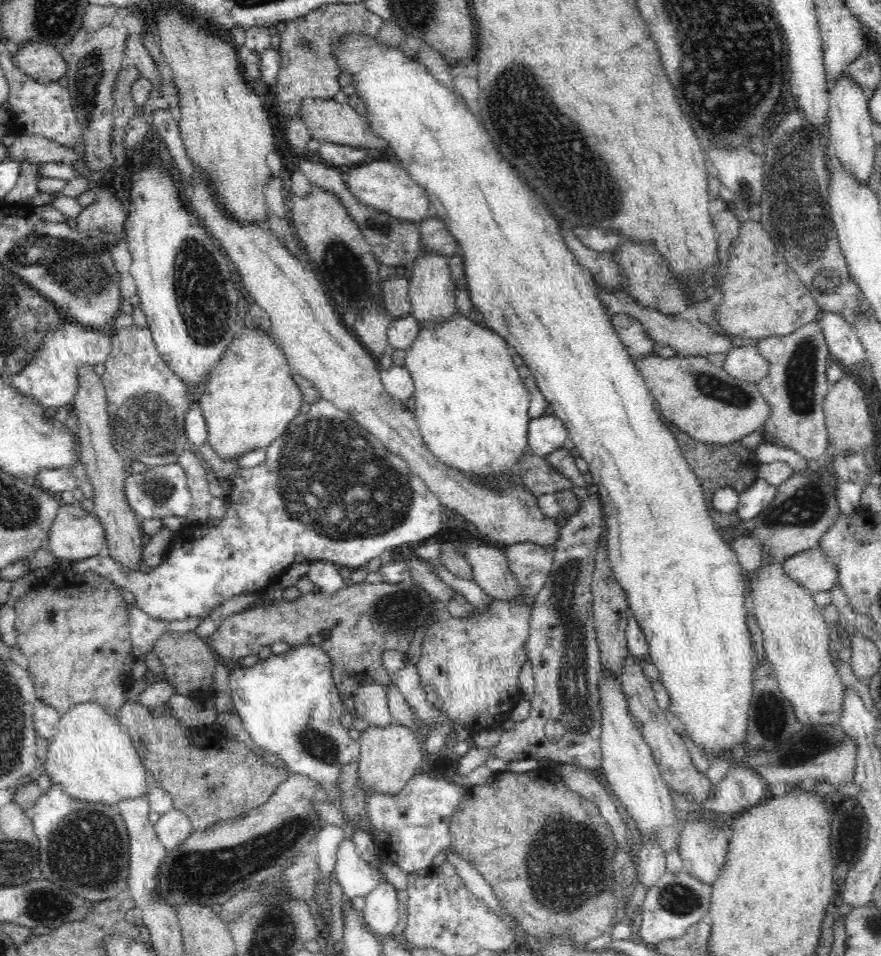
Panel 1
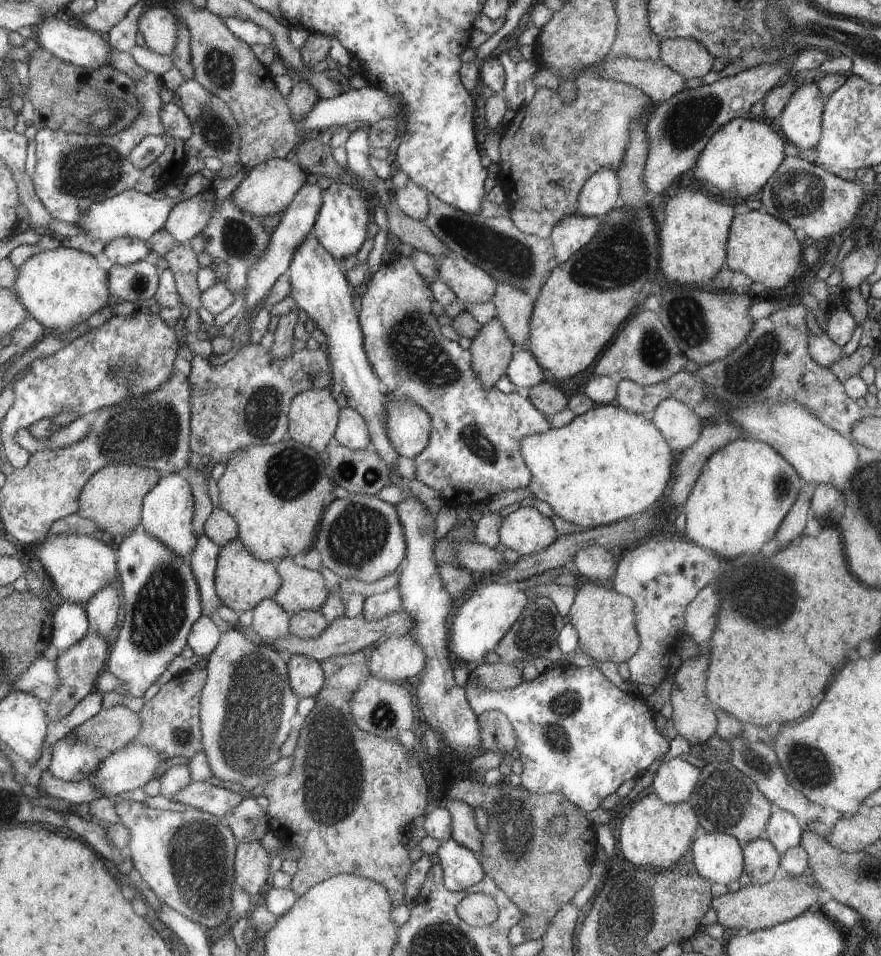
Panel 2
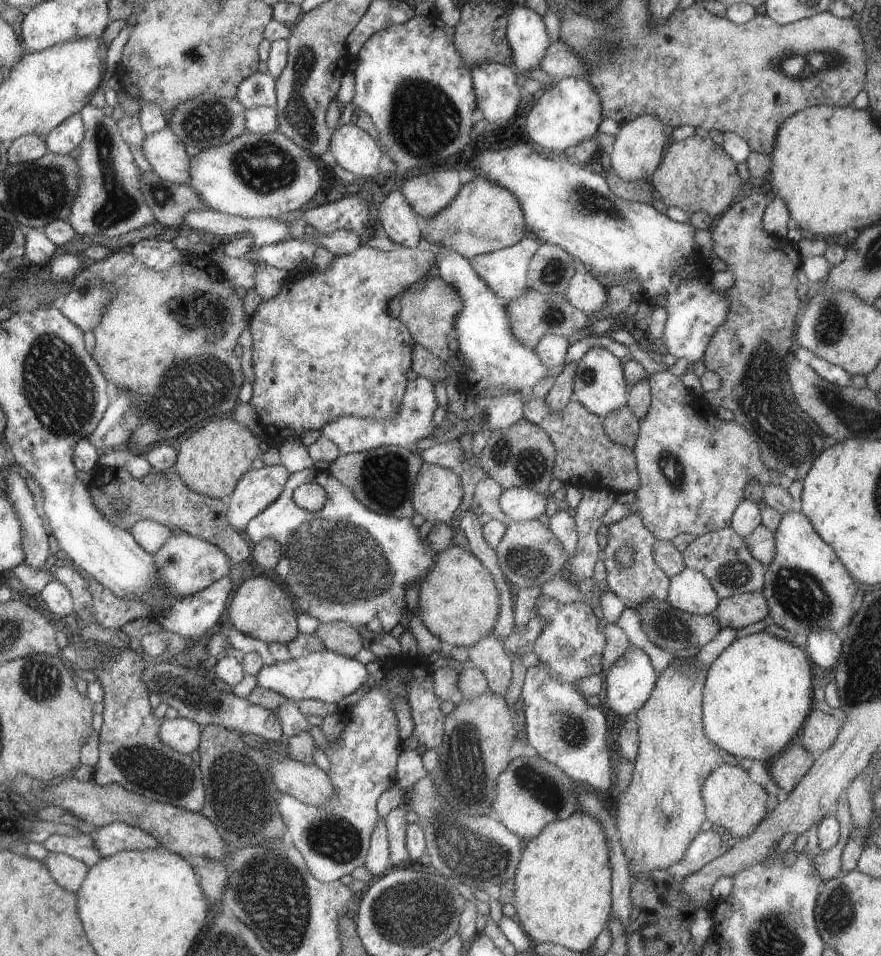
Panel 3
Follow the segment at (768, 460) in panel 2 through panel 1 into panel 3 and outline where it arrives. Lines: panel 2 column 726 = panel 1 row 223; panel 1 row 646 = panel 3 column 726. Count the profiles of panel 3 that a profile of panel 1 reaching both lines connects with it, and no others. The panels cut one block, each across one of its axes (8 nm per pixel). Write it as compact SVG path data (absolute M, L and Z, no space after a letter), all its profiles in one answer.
M759 631L727 646L706 672L703 725L706 735L735 758L761 760L765 765L794 742L812 708L812 666L800 648Z

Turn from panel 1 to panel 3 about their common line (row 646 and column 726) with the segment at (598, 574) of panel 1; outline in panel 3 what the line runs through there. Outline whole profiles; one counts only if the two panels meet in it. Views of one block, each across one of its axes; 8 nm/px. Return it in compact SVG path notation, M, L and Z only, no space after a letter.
M763 593L737 594L723 599L713 612L721 628L740 630L748 624L760 622L768 616L767 597Z

